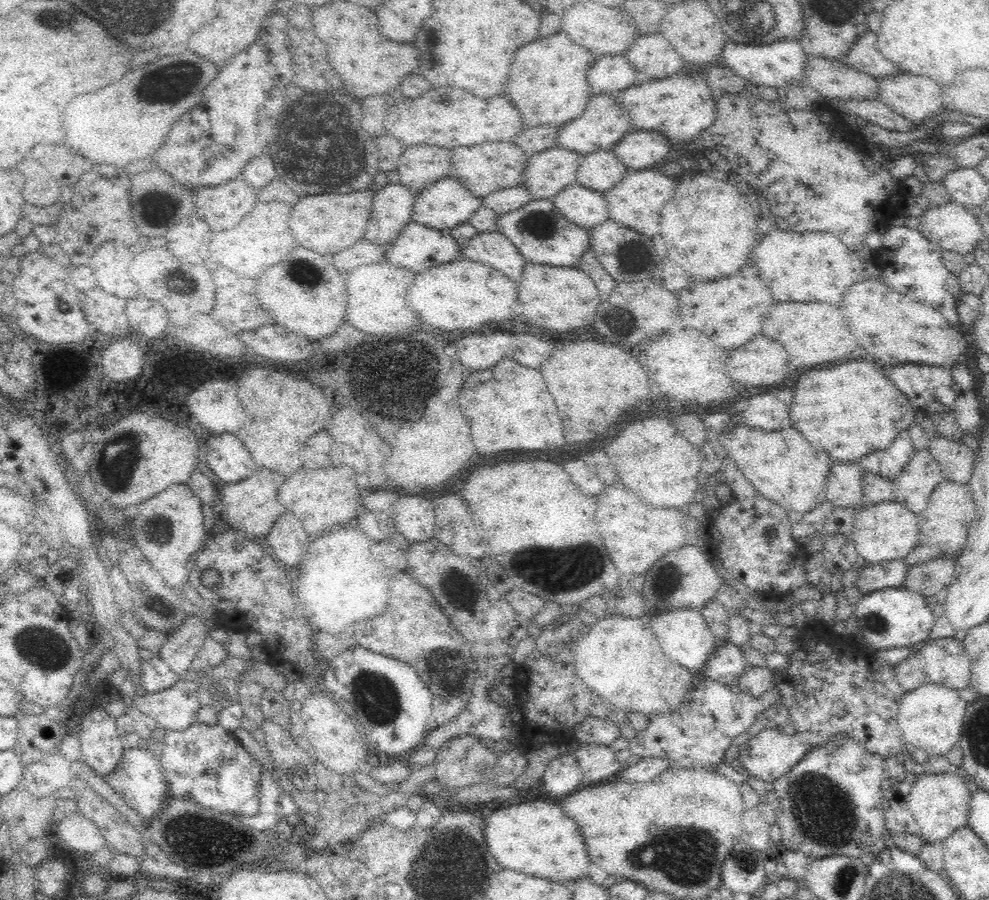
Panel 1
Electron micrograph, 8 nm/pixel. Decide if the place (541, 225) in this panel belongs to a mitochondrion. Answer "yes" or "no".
yes

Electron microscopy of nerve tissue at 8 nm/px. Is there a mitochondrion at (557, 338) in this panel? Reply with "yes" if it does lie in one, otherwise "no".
no

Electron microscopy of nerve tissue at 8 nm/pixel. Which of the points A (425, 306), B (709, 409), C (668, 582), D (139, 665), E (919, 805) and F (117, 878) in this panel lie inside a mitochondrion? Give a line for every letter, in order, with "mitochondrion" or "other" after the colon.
A: other
B: other
C: mitochondrion
D: other
E: other
F: other

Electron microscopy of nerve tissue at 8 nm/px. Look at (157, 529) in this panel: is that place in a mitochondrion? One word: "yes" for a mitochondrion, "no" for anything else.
yes

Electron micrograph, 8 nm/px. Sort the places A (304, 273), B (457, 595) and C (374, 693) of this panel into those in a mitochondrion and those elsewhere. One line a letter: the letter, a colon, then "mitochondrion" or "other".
A: mitochondrion
B: mitochondrion
C: mitochondrion

